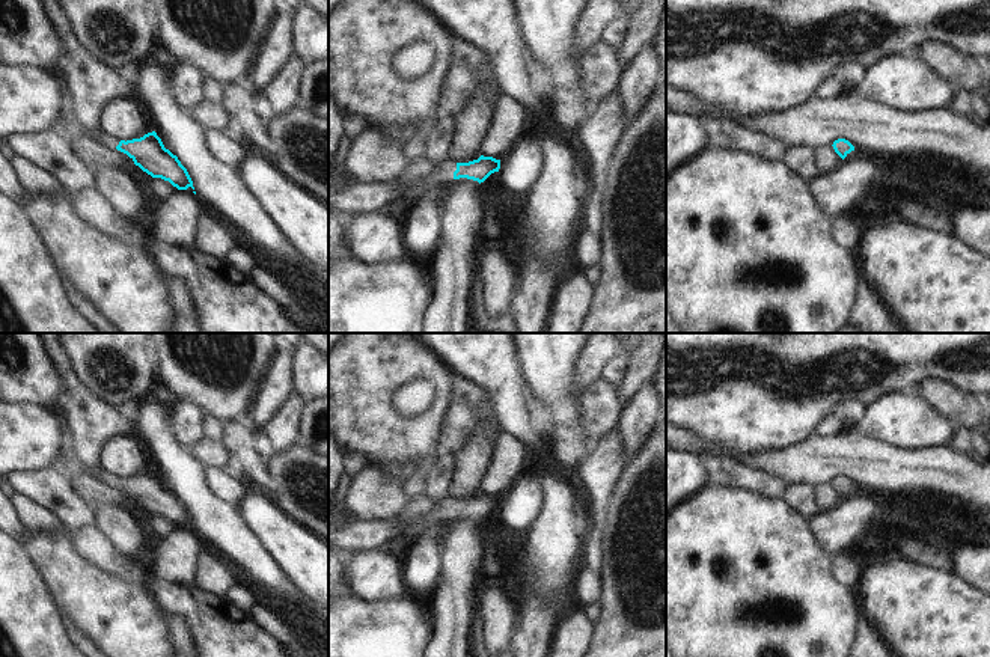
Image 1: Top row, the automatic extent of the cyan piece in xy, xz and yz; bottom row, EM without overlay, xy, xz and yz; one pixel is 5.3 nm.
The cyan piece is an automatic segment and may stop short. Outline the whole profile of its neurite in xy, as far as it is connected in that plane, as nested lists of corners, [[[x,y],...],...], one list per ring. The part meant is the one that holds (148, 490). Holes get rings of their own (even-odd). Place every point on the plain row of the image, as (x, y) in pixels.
[[[105,469],[99,470],[96,476],[110,485],[116,485],[127,491],[136,503],[152,515],[169,518],[178,527],[187,527],[188,524],[194,527],[187,506],[176,493],[164,485],[155,469],[127,479],[119,478]]]

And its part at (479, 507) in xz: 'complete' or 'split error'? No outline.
split error

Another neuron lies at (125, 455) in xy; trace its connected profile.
[[[121,435],[110,440],[104,448],[102,466],[125,479],[140,476],[154,469],[146,445],[140,437],[133,435]]]

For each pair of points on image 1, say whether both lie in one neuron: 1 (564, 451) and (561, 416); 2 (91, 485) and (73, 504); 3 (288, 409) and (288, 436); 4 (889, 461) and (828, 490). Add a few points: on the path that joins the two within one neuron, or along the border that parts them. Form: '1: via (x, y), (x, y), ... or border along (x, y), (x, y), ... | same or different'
1: via (564, 442), (564, 425) | same
2: border along (71, 479), (74, 487), (95, 507) | different
3: via (288, 415), (288, 430) | same
4: border along (831, 481), (818, 485) | different

